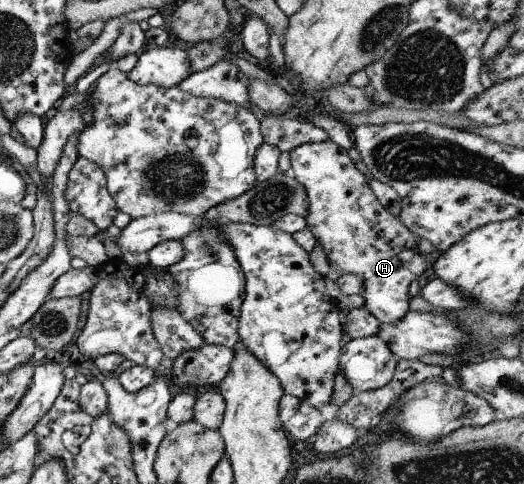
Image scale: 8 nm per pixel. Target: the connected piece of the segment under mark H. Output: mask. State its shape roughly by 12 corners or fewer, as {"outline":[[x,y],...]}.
{"outline":[[333,141],[287,152],[303,220],[380,323],[428,274],[418,236]]}

